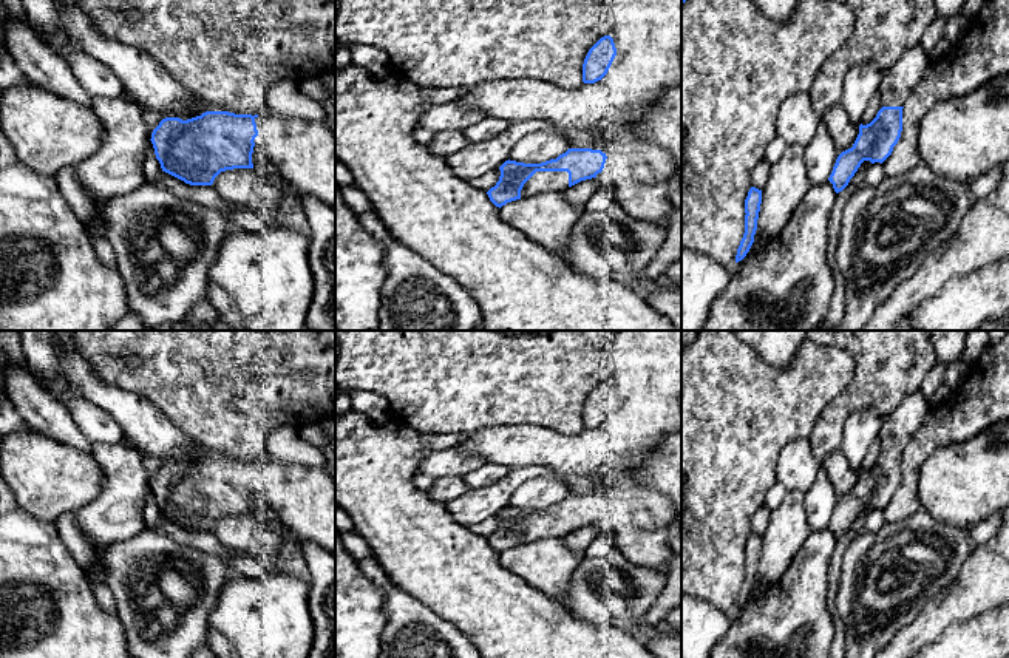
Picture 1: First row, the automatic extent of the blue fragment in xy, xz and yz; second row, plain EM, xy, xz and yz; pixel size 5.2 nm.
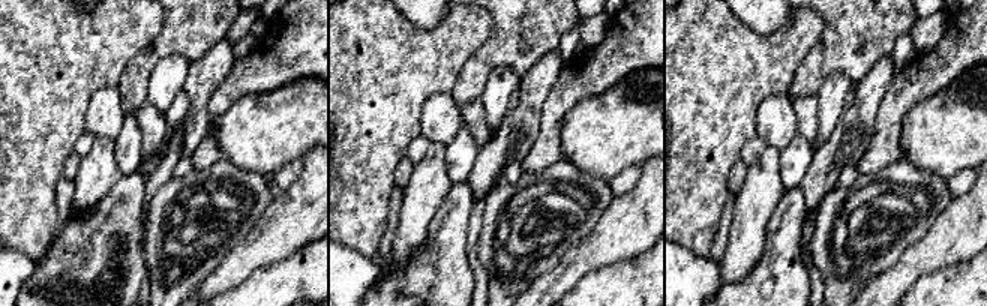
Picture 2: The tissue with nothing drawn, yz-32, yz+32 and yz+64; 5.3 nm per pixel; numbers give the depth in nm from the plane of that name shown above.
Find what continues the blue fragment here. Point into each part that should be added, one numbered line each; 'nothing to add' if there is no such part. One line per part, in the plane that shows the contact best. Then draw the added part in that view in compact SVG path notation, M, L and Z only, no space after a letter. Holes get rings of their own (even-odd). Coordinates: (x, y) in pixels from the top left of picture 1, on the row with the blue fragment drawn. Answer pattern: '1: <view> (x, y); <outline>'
1: xz (540, 183); M536 171L522 187L521 199L533 198L545 192L566 192L569 188L567 171Z

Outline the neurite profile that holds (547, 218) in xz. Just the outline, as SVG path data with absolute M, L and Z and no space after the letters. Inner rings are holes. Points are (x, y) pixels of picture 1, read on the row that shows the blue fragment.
M545 192L507 202L499 209L499 216L532 241L541 243L553 253L562 253L584 212L584 207L569 204L564 192Z

